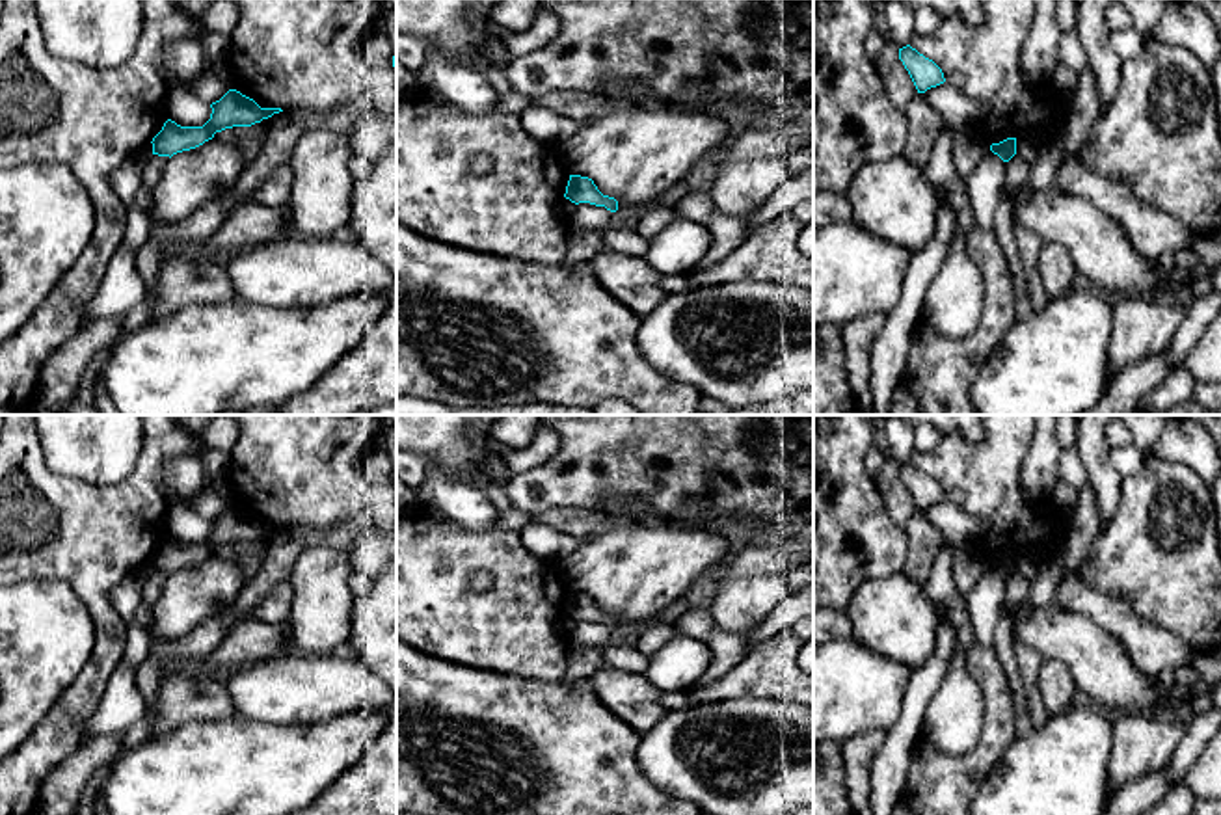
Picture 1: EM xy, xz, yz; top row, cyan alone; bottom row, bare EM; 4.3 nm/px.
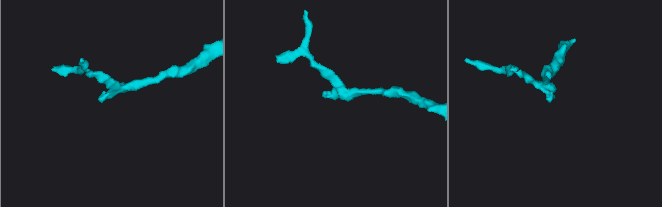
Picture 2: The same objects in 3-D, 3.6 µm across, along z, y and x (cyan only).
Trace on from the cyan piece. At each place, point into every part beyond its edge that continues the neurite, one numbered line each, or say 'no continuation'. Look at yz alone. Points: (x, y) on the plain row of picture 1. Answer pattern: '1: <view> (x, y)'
no continuation

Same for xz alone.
no continuation

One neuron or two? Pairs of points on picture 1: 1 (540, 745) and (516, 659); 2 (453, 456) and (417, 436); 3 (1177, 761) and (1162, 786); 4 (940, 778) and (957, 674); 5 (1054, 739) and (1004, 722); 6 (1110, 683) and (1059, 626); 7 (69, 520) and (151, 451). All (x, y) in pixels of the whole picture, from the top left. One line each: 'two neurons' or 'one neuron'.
1: two neurons
2: one neuron
3: one neuron
4: two neurons
5: two neurons
6: one neuron
7: one neuron

